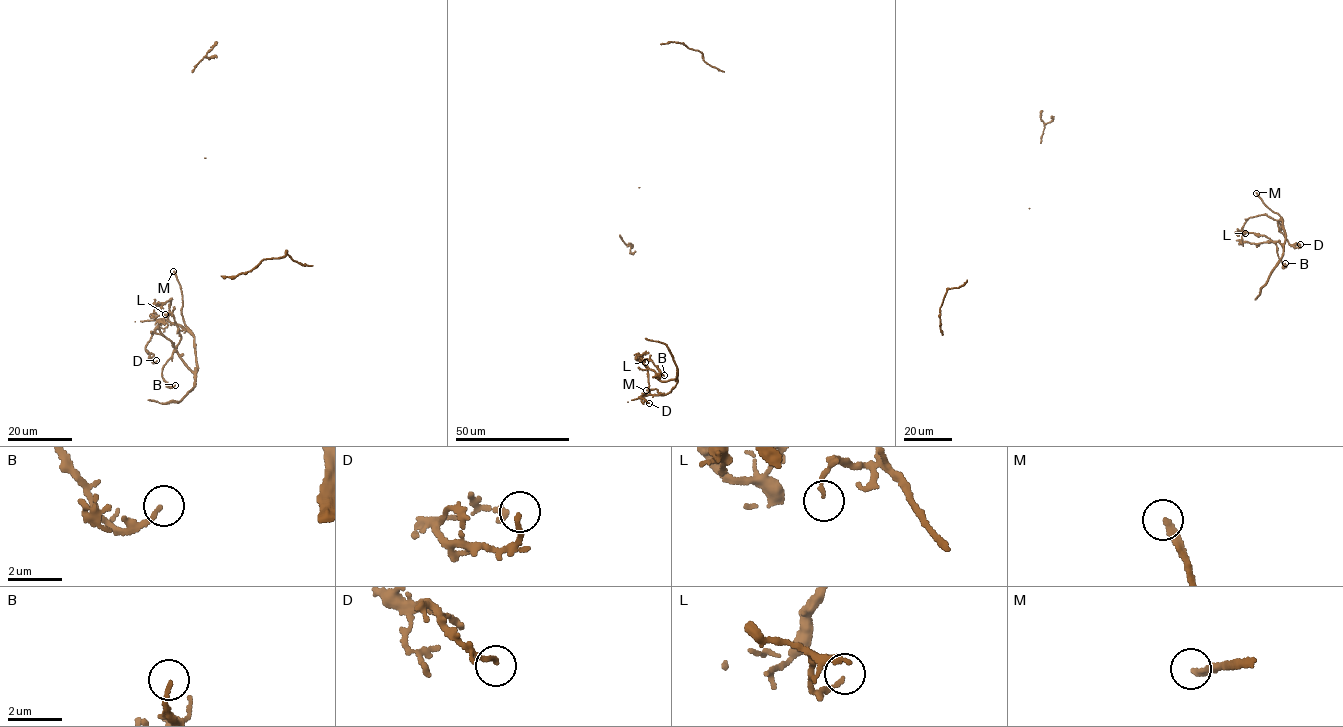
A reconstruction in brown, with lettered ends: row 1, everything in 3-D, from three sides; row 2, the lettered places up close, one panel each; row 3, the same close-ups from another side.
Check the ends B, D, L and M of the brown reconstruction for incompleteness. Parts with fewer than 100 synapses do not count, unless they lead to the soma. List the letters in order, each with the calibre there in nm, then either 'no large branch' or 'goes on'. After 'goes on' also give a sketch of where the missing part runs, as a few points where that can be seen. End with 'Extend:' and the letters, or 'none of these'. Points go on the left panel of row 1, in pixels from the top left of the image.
B: 150 nm thick; no large branch
D: 160 nm thick; no large branch
L: 150 nm thick; no large branch
M: 260 nm thick; goes on; missing branch runs (173, 271), (149, 257)
Extend: M

